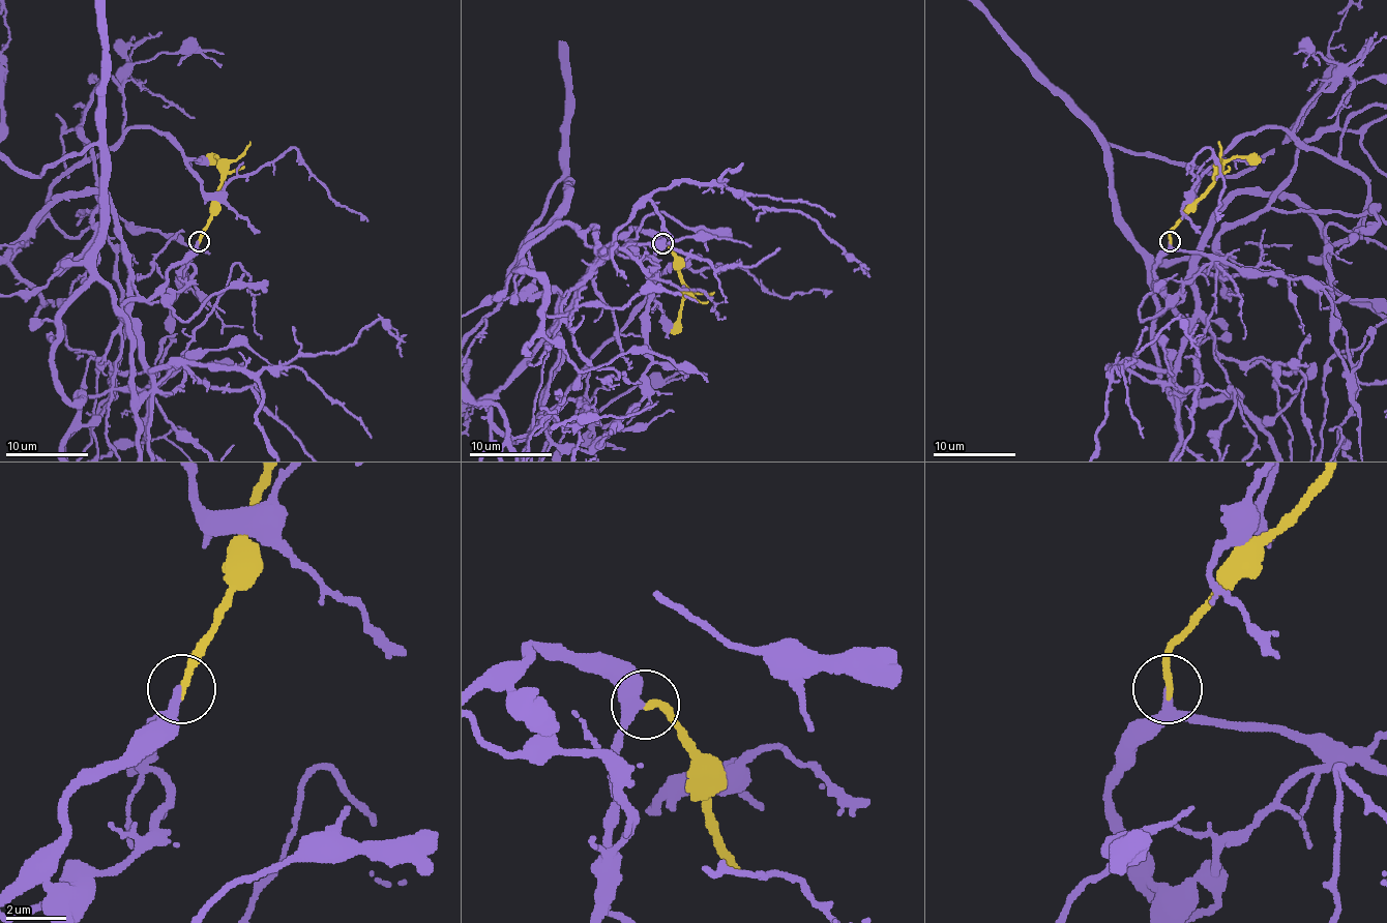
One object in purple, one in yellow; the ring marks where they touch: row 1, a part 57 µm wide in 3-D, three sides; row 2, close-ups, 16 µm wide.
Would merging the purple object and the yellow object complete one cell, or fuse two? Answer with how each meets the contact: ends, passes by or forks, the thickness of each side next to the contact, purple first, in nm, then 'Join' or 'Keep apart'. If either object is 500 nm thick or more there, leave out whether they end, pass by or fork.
At the ring purple ends. At the ring yellow ends. Thickness 300 nm (purple) against 240 nm. Join

